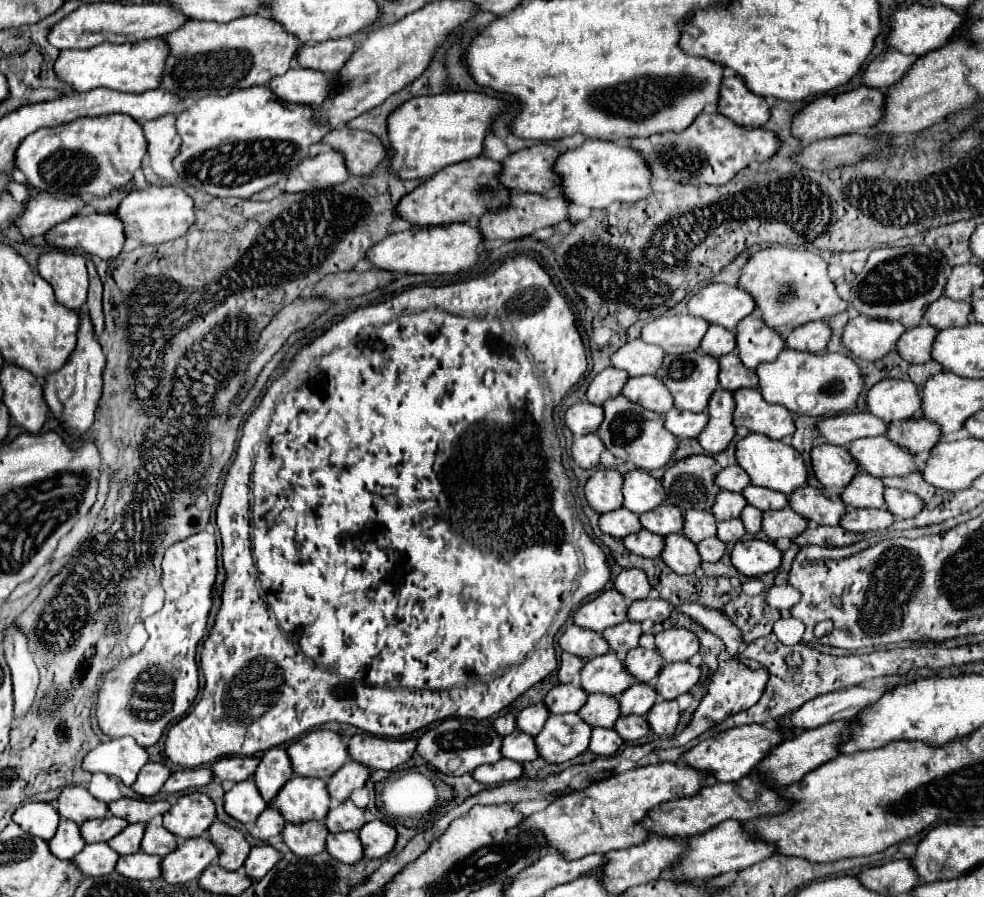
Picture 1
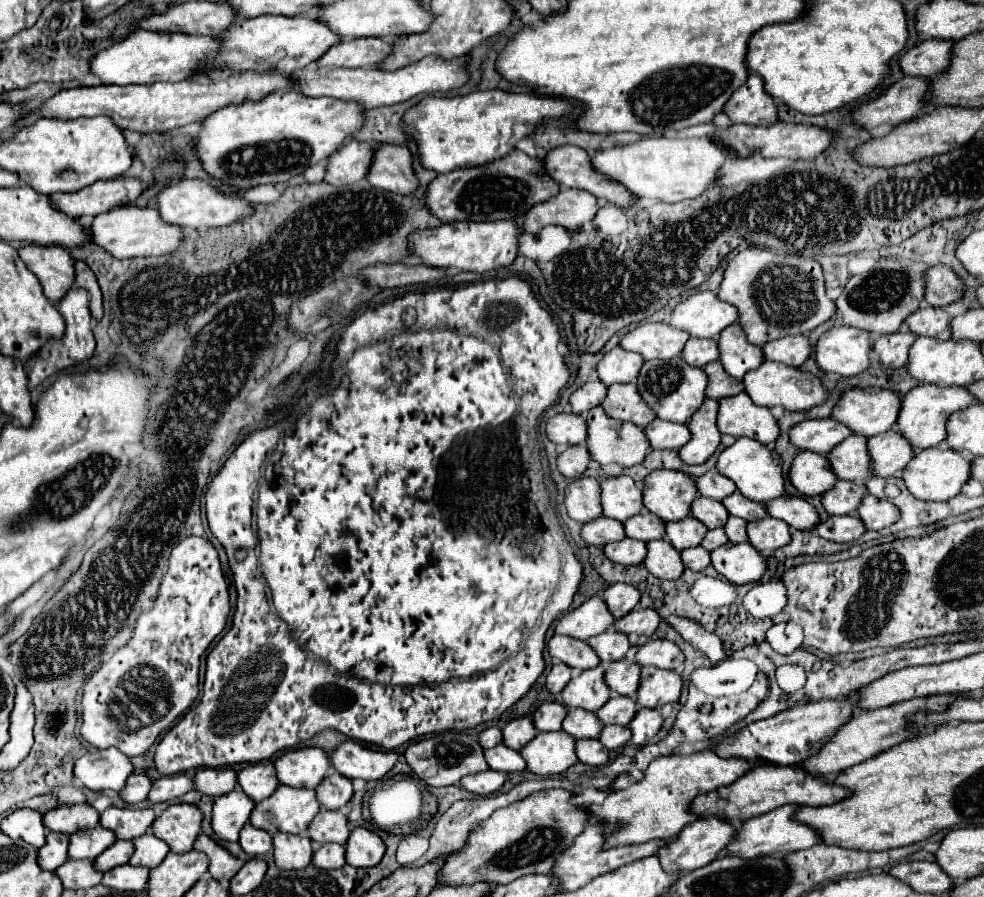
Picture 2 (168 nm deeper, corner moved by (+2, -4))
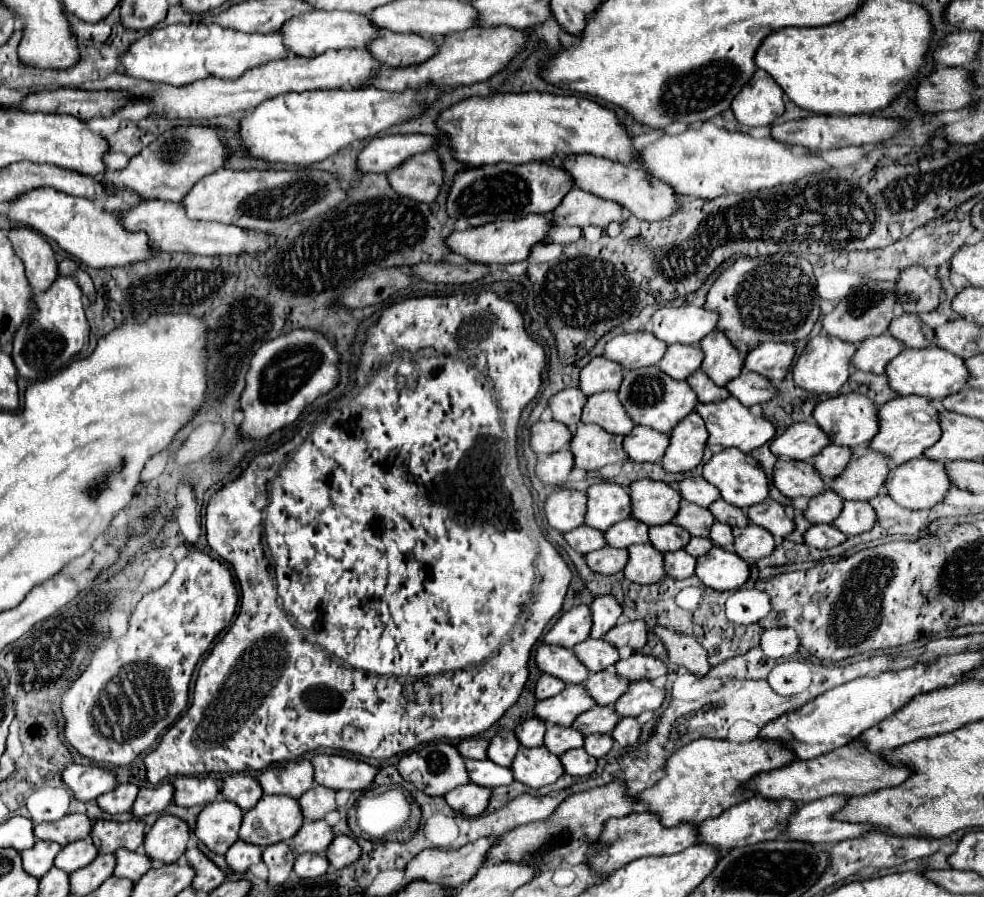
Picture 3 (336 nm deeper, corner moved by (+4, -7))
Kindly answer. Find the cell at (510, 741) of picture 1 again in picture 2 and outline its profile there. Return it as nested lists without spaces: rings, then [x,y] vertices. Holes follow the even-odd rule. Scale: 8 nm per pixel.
[[[499,744],[495,748],[485,750],[485,760],[487,760],[489,768],[495,772],[509,774],[509,772],[523,772],[525,770],[525,762],[523,762],[521,754],[513,752],[505,744]]]

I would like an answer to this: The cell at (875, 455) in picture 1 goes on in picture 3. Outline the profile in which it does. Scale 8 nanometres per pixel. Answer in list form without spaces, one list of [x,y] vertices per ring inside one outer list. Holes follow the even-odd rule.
[[[831,443],[813,459],[813,465],[825,479],[835,479],[845,471],[849,459],[851,459],[849,447],[839,447]]]

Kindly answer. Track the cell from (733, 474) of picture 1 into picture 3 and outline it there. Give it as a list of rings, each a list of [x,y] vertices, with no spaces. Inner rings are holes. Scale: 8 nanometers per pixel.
[[[703,477],[683,479],[679,483],[679,491],[681,491],[683,499],[687,499],[689,503],[695,503],[695,505],[701,505],[701,507],[709,507],[713,501],[717,501],[721,497],[717,487],[713,487]]]

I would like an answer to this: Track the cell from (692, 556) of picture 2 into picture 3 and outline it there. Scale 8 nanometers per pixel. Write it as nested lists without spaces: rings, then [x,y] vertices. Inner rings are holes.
[[[673,551],[665,555],[665,571],[673,579],[687,579],[695,573],[697,559],[691,557],[687,551]]]

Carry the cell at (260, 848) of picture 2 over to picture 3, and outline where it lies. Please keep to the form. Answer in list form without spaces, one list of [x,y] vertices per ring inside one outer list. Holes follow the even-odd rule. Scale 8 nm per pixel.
[[[239,839],[237,843],[231,845],[231,849],[227,851],[225,859],[227,859],[229,867],[231,867],[235,873],[245,873],[253,863],[261,861],[261,847]]]

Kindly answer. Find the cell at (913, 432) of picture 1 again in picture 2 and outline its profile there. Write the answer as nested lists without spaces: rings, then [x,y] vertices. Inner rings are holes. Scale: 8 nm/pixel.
[[[897,430],[883,432],[867,440],[867,452],[871,458],[871,474],[879,478],[893,476],[897,470],[903,470],[905,464],[913,458],[911,444],[899,436]]]

